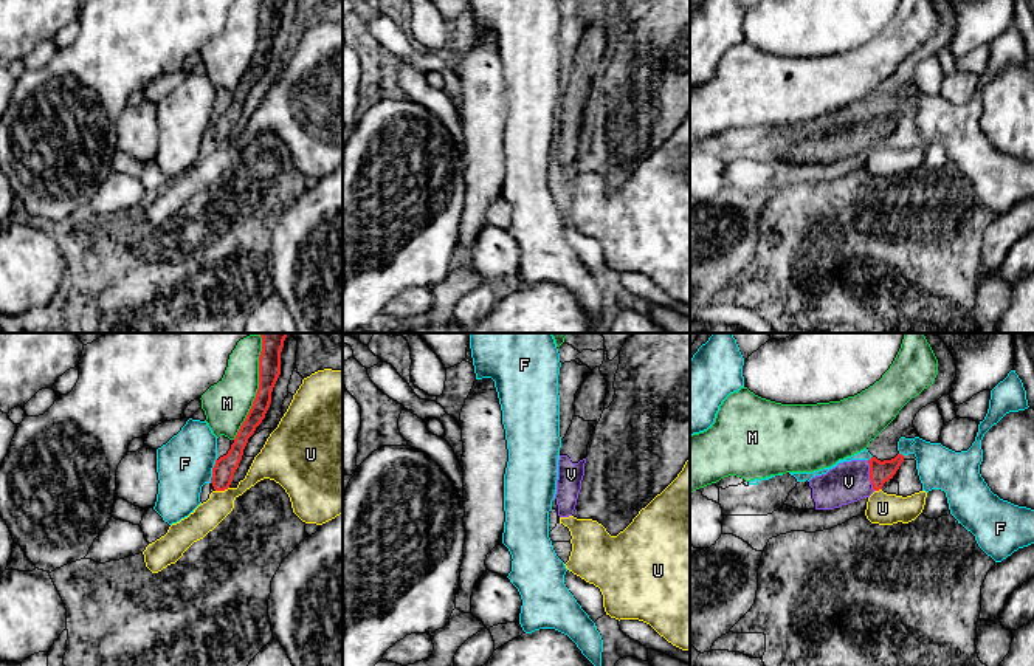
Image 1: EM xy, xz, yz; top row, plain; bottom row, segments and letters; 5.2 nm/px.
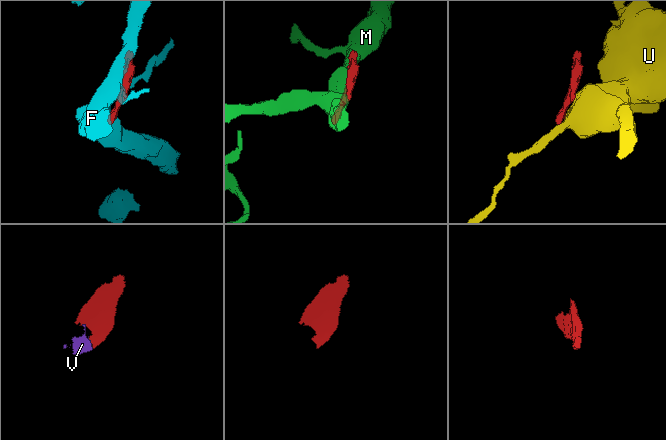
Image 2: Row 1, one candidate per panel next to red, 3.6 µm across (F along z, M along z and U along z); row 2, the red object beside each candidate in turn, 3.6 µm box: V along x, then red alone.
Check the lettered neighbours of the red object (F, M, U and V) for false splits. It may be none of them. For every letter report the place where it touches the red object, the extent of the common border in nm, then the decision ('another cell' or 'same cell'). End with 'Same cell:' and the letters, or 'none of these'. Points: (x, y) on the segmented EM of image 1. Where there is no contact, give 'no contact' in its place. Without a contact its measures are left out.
F: xy (213, 471) | 130 nm | another cell
M: xy (259, 387) | 550 nm | another cell
U: xy (222, 490) | 80 nm | another cell
V: yz (870, 476) | 170 nm | same cell
Same cell: V

